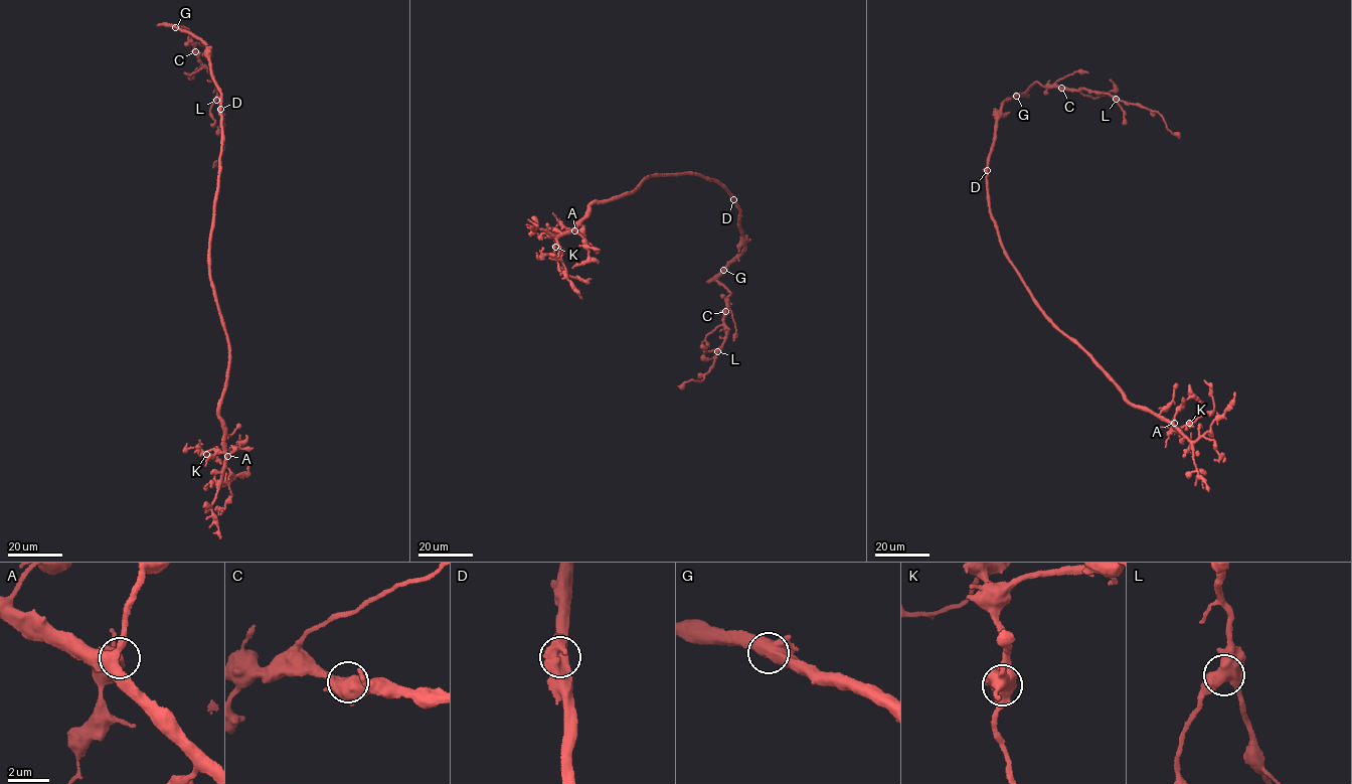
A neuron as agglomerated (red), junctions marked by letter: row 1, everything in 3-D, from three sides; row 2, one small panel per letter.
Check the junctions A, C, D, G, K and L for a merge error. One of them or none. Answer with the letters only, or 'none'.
none

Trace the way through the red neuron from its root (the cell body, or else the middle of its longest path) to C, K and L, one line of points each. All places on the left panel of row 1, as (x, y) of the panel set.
C: (219, 164), (221, 95), (212, 74), (209, 50), (199, 38), (167, 24), (188, 30), (195, 51)
K: (219, 164), (208, 256), (230, 359), (218, 410), (225, 444), (222, 452), (214, 450), (206, 454)
L: (219, 164), (221, 95), (209, 50), (199, 38), (167, 24), (189, 31), (201, 63), (214, 75), (216, 100)

